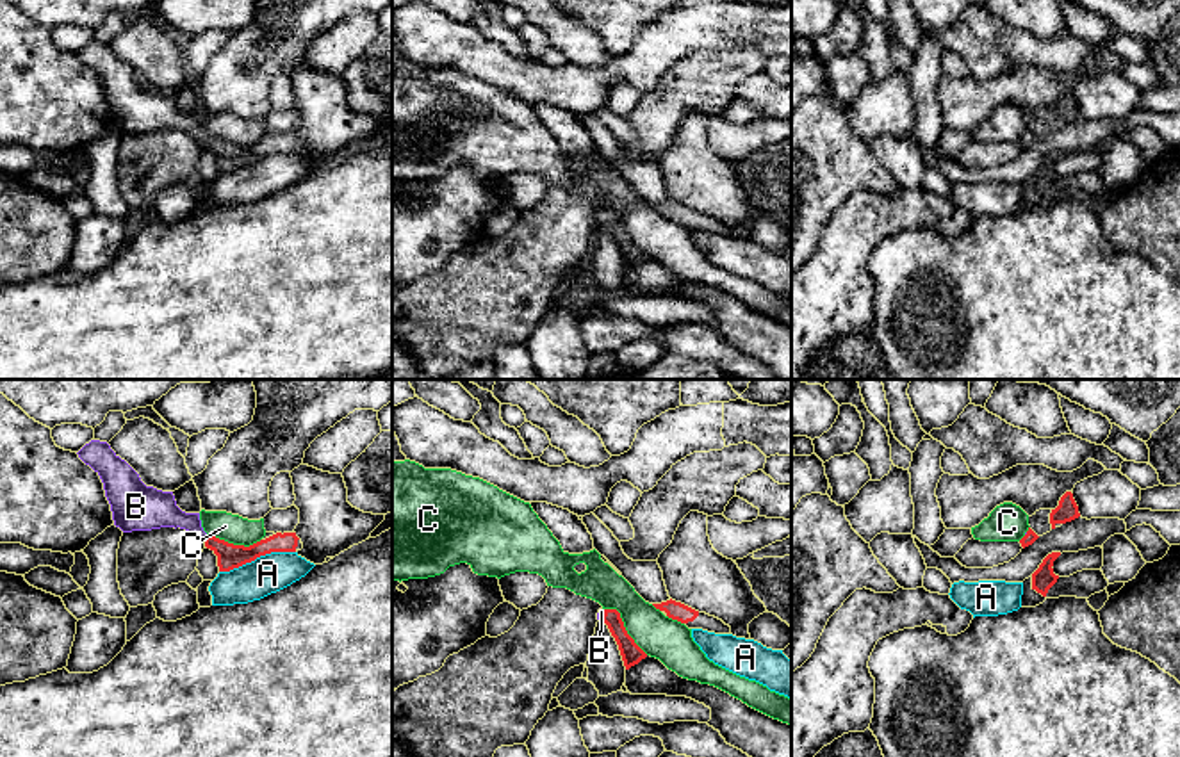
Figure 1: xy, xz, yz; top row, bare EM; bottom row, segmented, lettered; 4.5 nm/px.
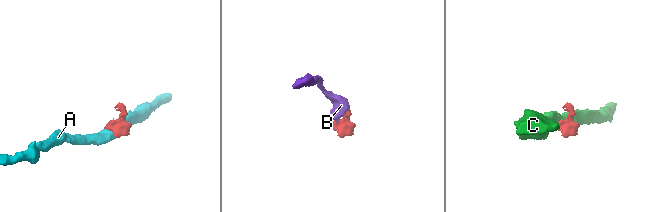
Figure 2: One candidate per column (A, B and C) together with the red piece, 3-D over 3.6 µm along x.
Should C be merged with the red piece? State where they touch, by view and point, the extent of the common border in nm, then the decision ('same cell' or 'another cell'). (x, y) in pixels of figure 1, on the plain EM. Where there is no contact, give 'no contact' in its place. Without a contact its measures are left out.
xz (624, 228) | 300 nm | another cell

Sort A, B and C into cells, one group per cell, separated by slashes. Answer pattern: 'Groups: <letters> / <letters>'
Groups: A / B / C

